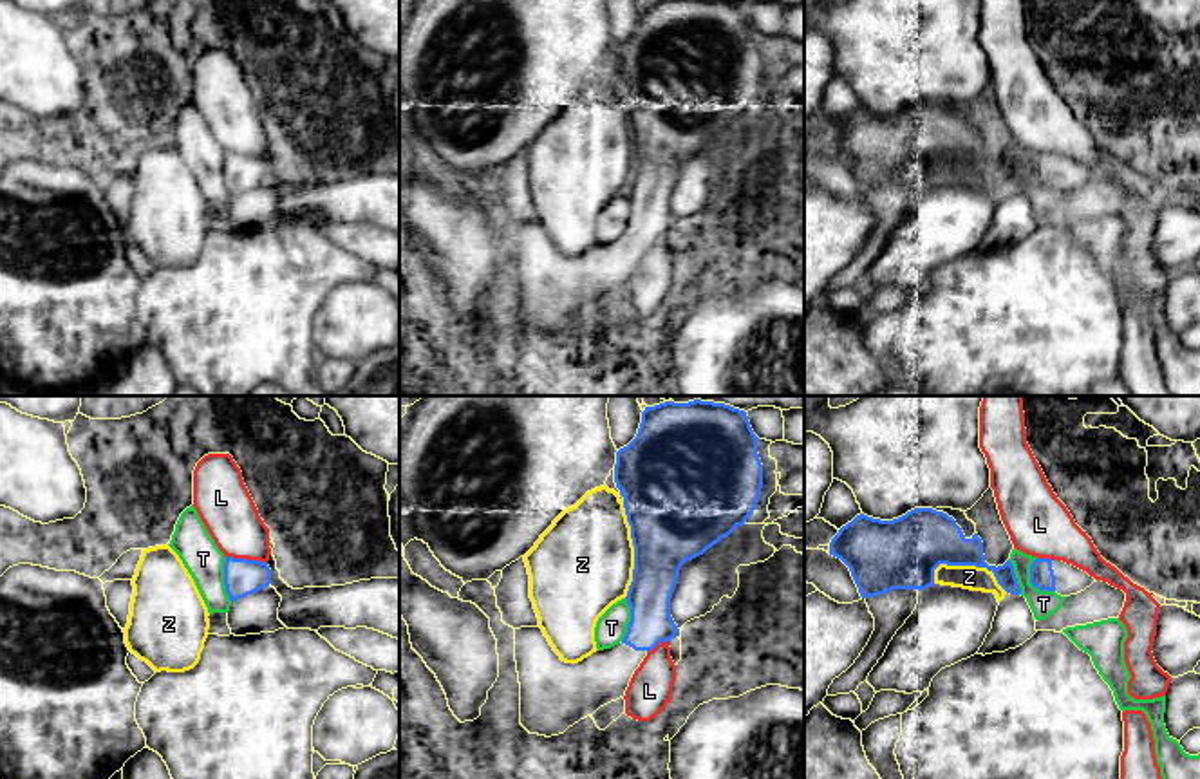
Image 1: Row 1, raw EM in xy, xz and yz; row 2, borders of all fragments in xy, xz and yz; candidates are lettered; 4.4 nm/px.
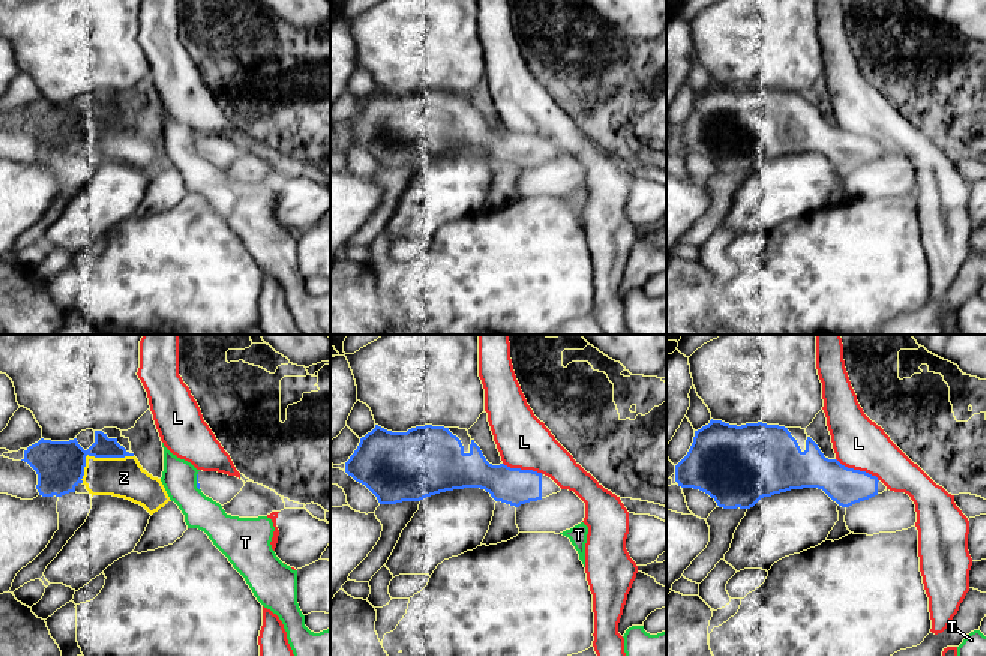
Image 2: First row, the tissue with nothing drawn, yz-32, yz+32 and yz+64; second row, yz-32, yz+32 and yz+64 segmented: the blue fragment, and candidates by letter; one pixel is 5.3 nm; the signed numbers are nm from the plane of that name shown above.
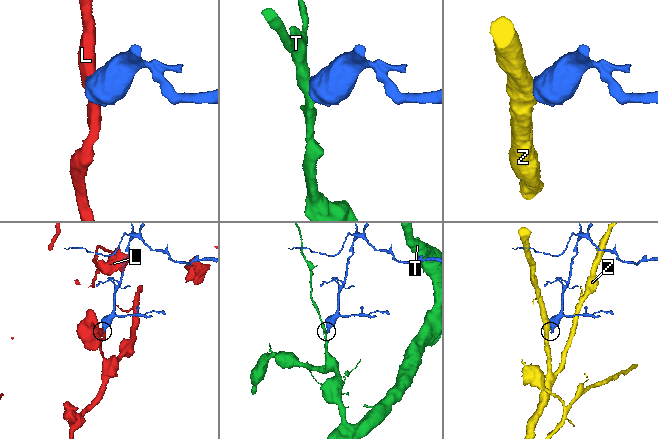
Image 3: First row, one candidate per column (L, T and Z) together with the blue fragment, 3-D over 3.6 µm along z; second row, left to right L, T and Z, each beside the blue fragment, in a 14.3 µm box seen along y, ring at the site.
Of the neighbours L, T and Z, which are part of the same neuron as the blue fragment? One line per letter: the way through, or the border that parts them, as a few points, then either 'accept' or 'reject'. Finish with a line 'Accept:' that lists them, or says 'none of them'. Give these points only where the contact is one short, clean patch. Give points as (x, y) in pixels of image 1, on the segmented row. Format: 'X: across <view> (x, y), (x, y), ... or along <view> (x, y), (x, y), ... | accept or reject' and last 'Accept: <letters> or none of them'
L: along xy (226, 555), (266, 563) | reject
T: along yz (1036, 557), (1031, 566), (1031, 582), (1041, 590), (1054, 591) | reject
Z: reject
Accept: none of them

